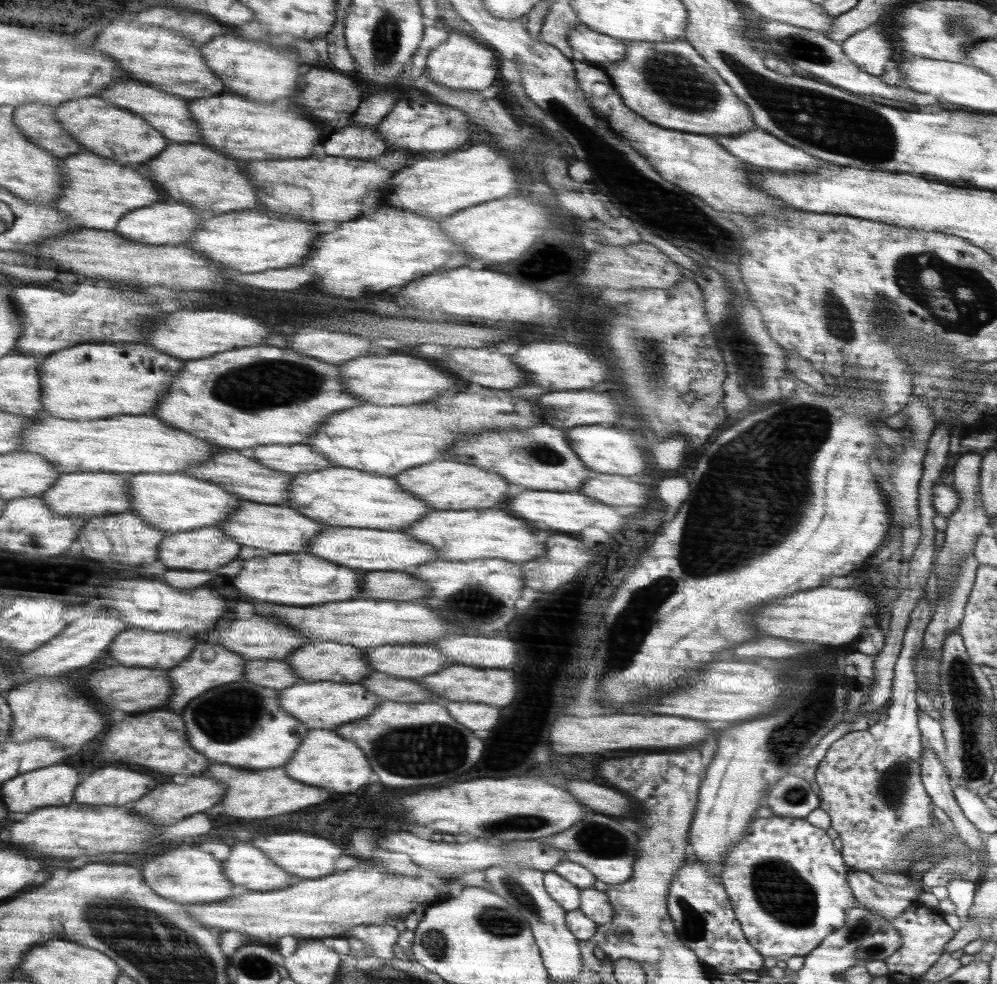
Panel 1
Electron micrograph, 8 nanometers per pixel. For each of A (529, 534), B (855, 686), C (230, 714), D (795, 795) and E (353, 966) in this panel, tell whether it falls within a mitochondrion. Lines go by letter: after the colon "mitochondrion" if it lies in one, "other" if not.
A: other
B: mitochondrion
C: mitochondrion
D: mitochondrion
E: other

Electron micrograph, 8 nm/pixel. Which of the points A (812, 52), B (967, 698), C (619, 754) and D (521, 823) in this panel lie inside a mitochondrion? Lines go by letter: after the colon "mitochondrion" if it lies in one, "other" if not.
A: mitochondrion
B: mitochondrion
C: other
D: mitochondrion

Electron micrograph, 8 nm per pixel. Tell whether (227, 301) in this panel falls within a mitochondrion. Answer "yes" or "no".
no

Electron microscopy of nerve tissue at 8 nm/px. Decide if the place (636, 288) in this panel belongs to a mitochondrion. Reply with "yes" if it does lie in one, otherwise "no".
no

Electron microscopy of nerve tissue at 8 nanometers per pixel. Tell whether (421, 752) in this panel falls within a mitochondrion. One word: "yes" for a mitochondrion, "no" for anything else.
yes

